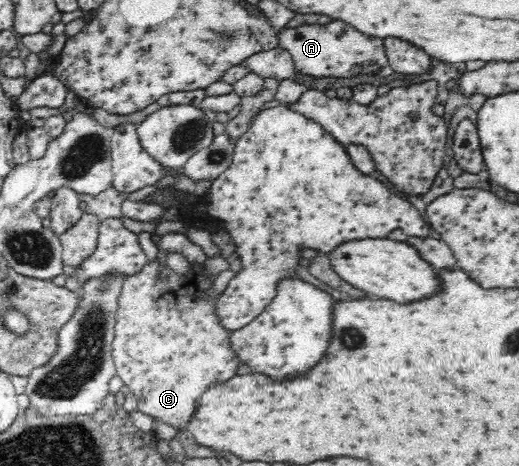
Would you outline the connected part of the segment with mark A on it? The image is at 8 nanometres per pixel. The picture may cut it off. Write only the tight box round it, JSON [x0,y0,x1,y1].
[277,19,389,78]

